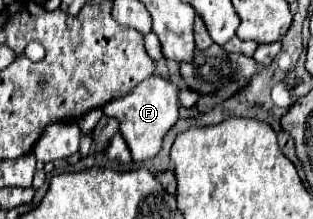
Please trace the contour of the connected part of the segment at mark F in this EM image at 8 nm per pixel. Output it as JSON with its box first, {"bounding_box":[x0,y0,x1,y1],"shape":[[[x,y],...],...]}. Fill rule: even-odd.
{"bounding_box":[103,76,179,162],"shape":[[[149,76],[141,84],[137,84],[127,96],[113,100],[103,108],[103,114],[107,118],[119,120],[119,132],[123,140],[127,140],[127,146],[131,150],[131,156],[135,162],[147,162],[151,160],[159,148],[163,136],[169,132],[169,128],[179,118],[179,100],[177,100],[177,86],[173,86],[169,80],[161,76]]]}

